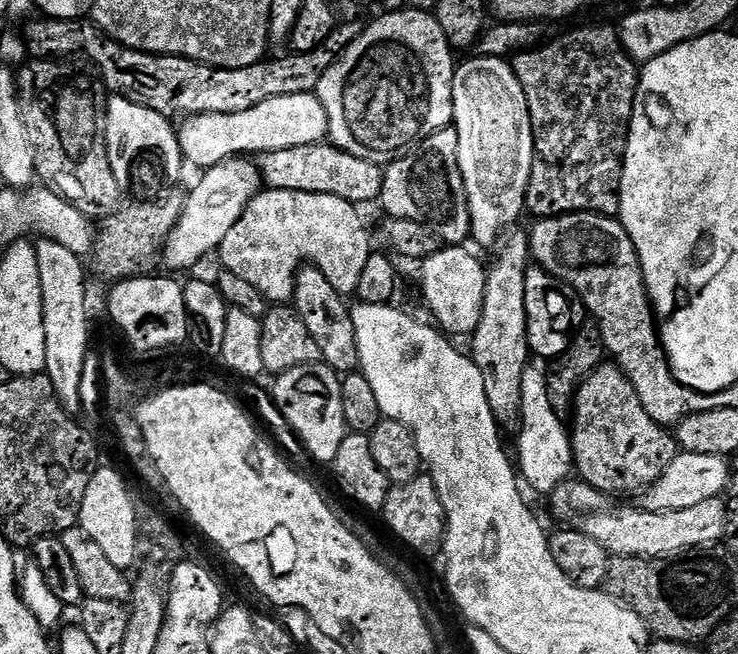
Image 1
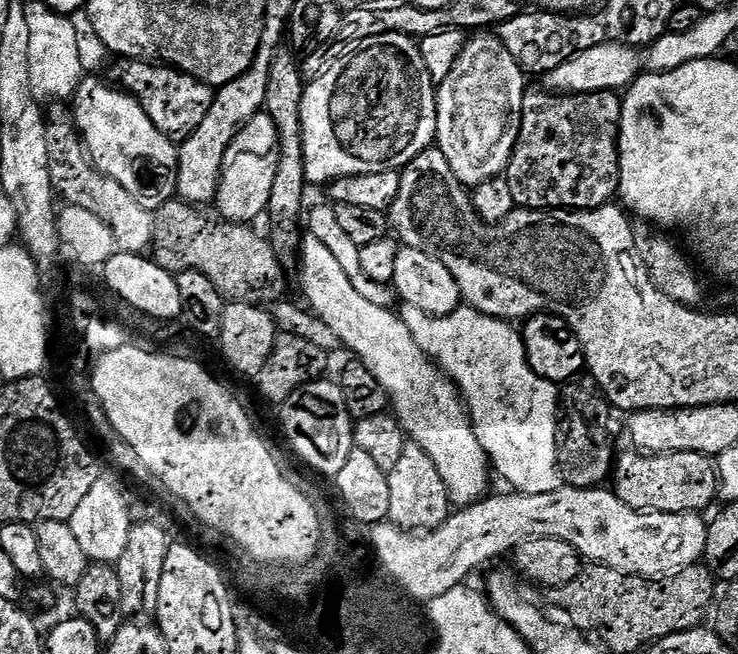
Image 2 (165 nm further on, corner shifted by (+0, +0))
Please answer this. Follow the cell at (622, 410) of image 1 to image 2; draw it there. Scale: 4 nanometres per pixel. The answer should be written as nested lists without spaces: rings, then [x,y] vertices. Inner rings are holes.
[[[624,452],[614,460],[614,491],[619,500],[639,512],[703,513],[718,500],[717,461],[700,452]]]

